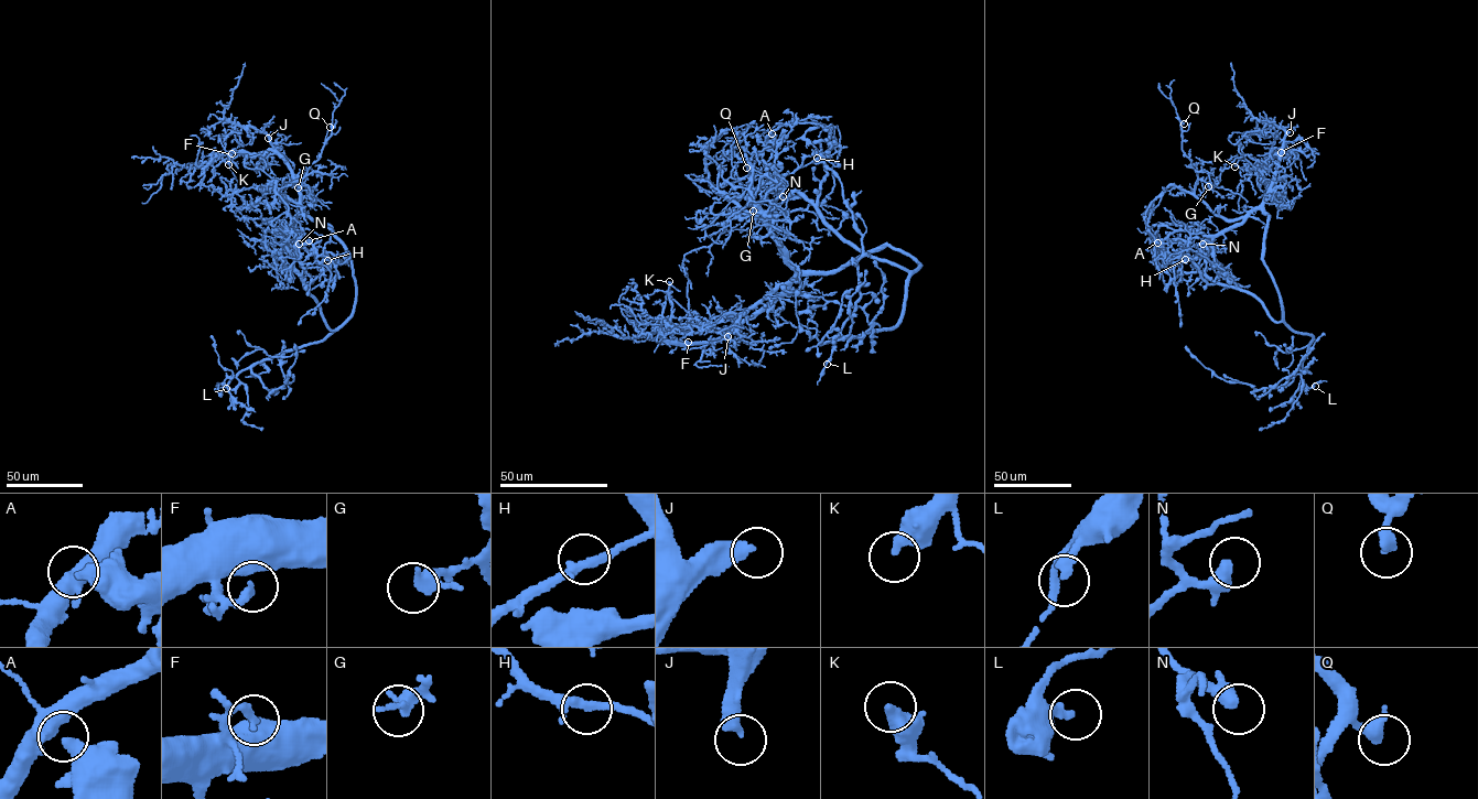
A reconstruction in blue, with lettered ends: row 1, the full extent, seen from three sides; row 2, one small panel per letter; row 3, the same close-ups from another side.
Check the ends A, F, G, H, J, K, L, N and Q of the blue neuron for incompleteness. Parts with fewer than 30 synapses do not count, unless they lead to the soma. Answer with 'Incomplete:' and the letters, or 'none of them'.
Incomplete: J

